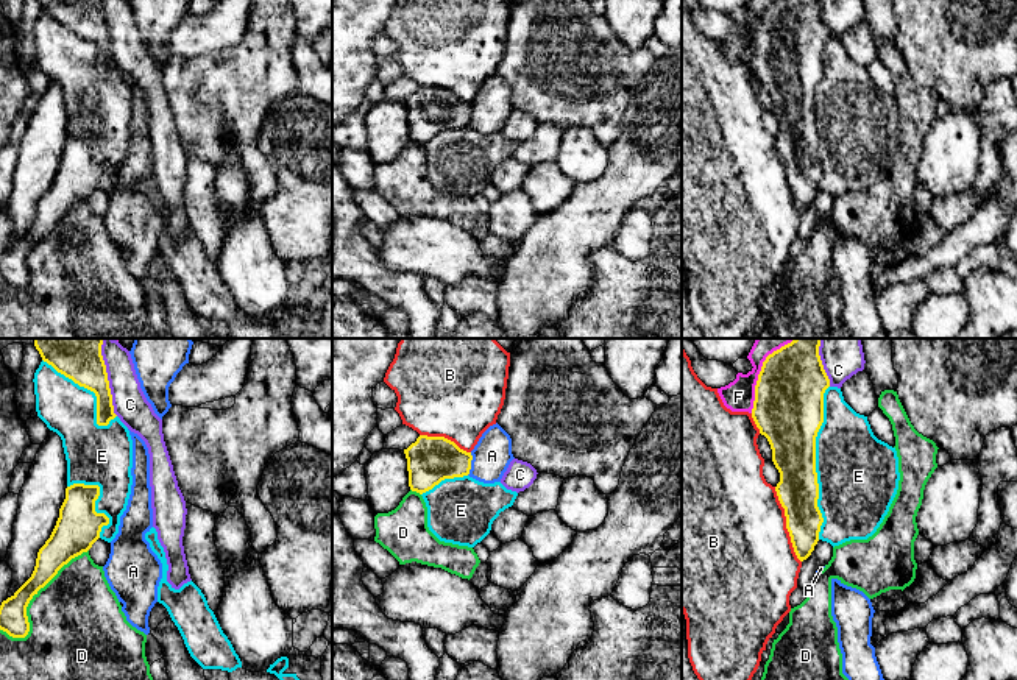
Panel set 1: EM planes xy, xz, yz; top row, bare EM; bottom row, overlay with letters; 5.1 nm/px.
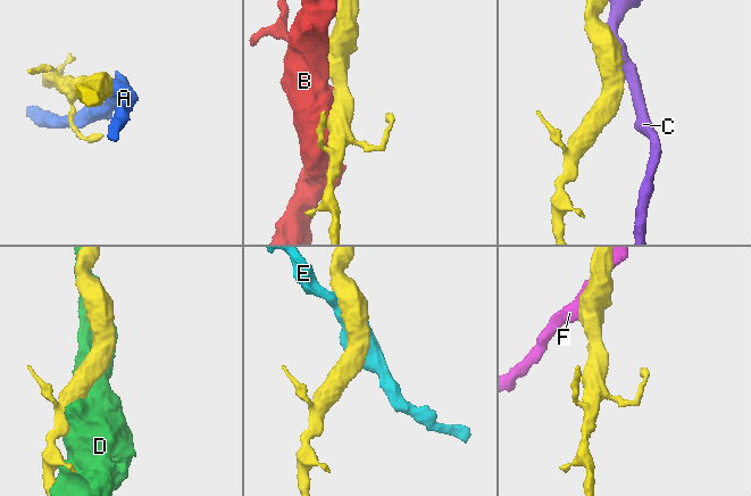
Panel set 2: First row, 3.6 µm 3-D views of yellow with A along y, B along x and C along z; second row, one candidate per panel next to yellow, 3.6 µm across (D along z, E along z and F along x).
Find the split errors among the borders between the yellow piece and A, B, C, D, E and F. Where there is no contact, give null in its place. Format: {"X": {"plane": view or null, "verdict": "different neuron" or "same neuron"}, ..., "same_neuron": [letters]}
{"A": {"plane": "xz", "verdict": "different neuron"}, "B": {"plane": "yz", "verdict": "different neuron"}, "C": {"plane": "xy", "verdict": "different neuron"}, "D": {"plane": "xy", "verdict": "different neuron"}, "E": {"plane": "yz", "verdict": "different neuron"}, "F": {"plane": "yz", "verdict": "different neuron"}, "same_neuron": []}

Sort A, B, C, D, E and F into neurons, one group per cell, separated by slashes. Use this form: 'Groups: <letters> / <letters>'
Groups: A / B / C / D / E / F

